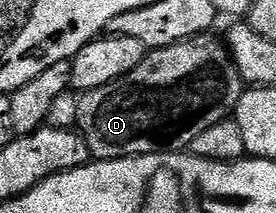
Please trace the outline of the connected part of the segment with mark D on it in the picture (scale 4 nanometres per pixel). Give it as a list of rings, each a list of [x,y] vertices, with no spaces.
[[[206,33],[185,39],[175,45],[150,50],[142,63],[135,65],[131,73],[103,85],[99,89],[84,92],[78,98],[76,130],[87,141],[90,156],[94,160],[130,159],[136,155],[168,155],[181,153],[191,141],[199,137],[211,125],[230,118],[236,112],[243,94],[243,80],[229,55],[229,48],[216,39],[216,34]]]

